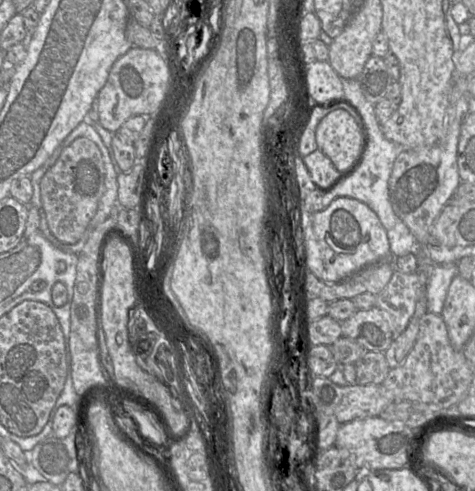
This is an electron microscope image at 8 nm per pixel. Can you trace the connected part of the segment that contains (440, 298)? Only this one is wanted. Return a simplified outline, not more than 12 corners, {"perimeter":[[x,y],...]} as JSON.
{"perimeter":[[457,263],[429,272],[427,311],[441,314]]}

